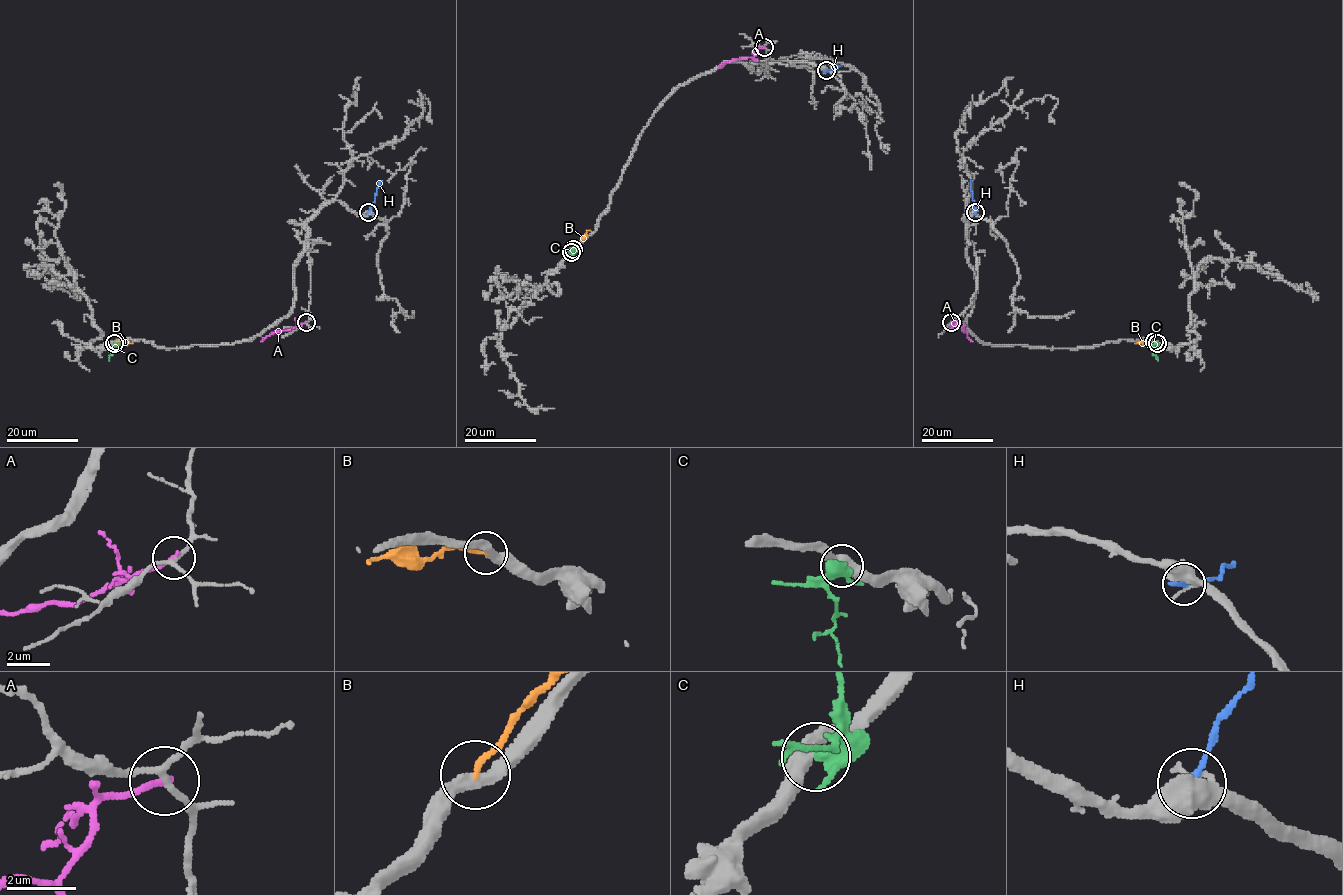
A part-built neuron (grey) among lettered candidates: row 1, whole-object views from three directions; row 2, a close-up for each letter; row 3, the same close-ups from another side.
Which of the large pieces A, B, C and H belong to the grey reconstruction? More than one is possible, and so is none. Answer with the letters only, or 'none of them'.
none of them

